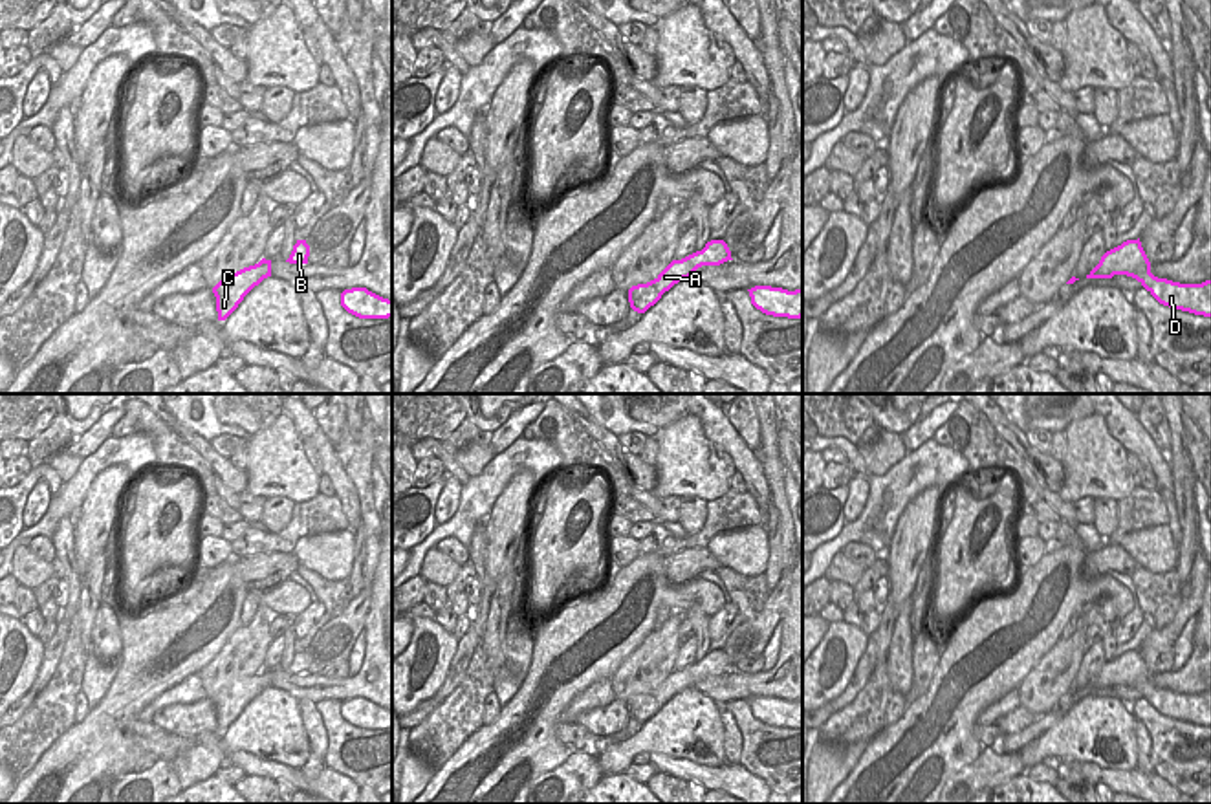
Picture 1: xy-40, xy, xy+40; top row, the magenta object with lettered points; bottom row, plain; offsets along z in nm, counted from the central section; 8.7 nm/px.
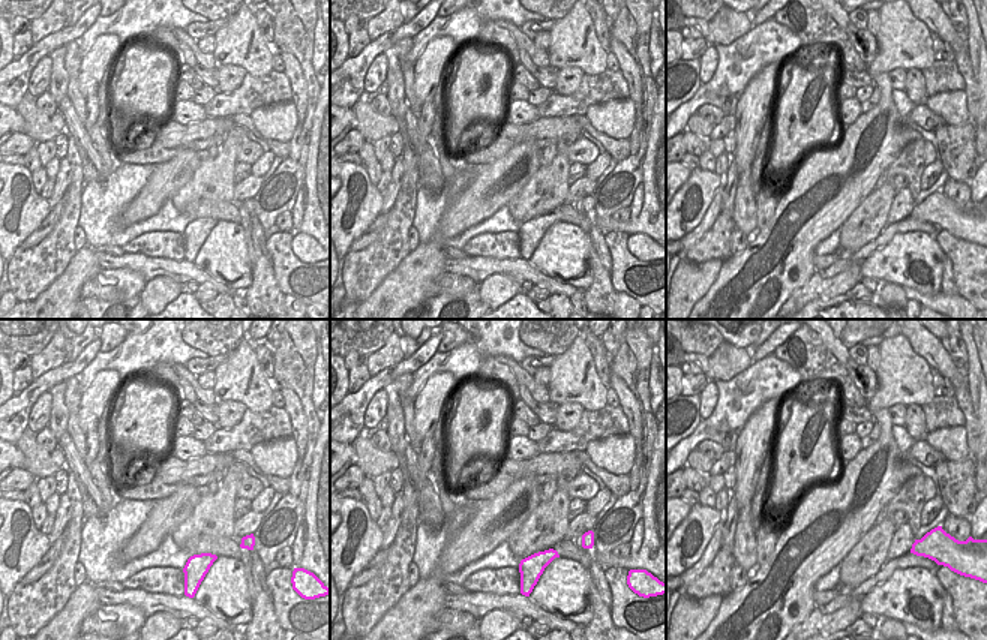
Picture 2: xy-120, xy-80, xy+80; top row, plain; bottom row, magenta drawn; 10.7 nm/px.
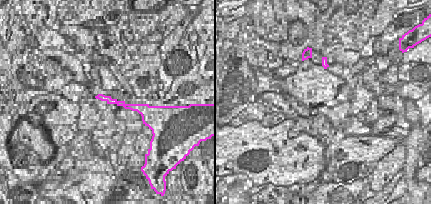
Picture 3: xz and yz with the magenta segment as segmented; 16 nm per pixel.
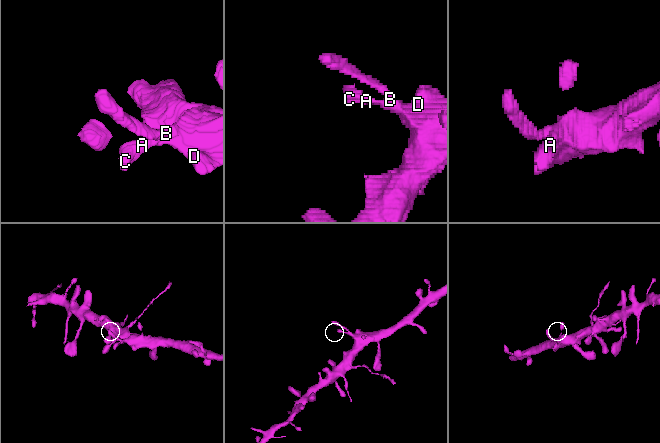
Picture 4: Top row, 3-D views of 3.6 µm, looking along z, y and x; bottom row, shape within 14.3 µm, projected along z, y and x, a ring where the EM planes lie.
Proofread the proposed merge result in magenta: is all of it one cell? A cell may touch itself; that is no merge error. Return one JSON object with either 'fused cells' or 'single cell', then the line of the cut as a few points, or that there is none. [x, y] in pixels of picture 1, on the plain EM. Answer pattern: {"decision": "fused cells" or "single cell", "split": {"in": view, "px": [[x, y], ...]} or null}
{"decision": "single cell", "split": null}

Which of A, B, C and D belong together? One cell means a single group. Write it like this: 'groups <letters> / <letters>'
groups A B C D

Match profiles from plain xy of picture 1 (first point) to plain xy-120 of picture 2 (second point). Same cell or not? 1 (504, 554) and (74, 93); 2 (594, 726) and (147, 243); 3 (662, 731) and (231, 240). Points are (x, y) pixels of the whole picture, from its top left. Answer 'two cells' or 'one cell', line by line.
1: two cells
2: one cell
3: one cell

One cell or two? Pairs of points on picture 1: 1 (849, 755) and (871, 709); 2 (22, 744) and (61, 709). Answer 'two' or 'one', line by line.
1: two
2: one

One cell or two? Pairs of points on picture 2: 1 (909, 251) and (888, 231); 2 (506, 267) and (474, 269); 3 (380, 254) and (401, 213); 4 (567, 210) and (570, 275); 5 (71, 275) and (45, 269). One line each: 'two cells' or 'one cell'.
1: two cells
2: one cell
3: one cell
4: two cells
5: two cells

